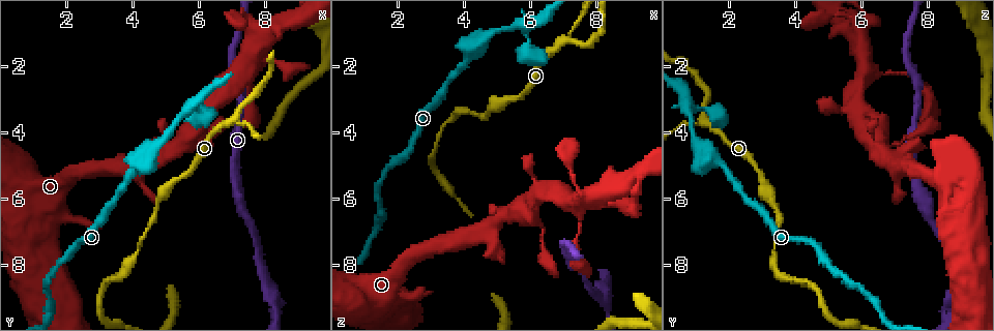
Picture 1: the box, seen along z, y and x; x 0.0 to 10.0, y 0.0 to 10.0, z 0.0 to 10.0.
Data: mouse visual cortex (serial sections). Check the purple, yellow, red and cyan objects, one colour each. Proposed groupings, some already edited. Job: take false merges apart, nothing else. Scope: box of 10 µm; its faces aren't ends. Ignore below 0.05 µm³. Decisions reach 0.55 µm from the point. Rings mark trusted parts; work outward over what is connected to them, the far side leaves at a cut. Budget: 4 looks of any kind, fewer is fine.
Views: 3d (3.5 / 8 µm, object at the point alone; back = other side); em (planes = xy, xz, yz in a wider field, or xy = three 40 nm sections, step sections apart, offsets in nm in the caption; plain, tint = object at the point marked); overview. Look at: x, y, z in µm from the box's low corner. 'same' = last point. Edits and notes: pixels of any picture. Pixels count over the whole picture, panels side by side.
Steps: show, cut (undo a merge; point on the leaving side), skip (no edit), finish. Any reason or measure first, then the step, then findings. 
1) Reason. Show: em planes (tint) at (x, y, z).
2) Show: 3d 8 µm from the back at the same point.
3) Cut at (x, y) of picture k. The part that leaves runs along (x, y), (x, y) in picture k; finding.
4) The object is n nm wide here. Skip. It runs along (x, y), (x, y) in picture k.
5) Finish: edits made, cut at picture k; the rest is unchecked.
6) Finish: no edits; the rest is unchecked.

Branch point. Show: em xy step 5 (tint) at (7.05, 3.55, 1.25).

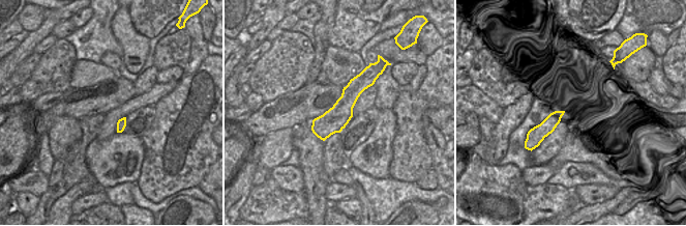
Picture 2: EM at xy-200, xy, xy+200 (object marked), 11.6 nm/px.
Wider look. Show: 3d 3.5 µm at the same point.

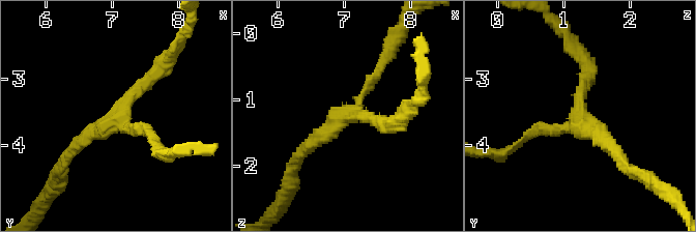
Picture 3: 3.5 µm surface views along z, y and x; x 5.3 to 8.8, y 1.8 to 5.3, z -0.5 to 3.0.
The object is 280 nm wide here. Skip. It runs along (69, 155), (162, 66) in picture 3; continuous, no second cell.

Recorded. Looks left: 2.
Branch point. Show: 3d 3.5 µm from the back at (8.00, 8.50, 8.80).

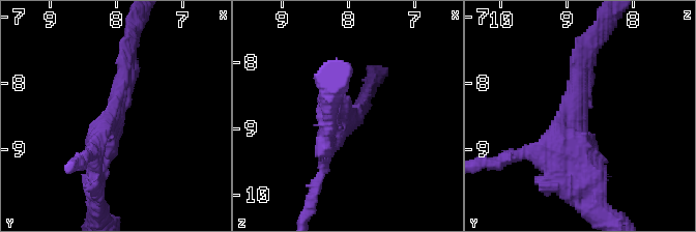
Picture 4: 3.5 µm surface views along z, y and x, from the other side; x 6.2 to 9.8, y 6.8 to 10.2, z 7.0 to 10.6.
3 arms meet here; the arms are 250, 250, 300 nm wide; now the EM. Show: em xy step 3 (tint) at (8.00, 8.50, 8.85).

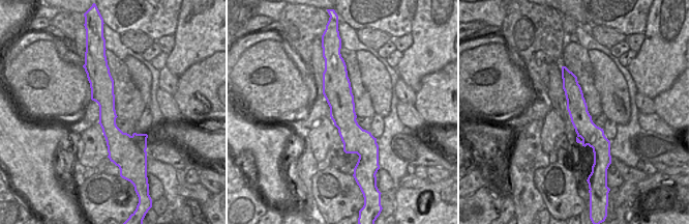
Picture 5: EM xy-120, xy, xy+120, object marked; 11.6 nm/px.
Skip. Continuous, no second cell.

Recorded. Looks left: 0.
Finish: no edits; the rest is unchecked.

